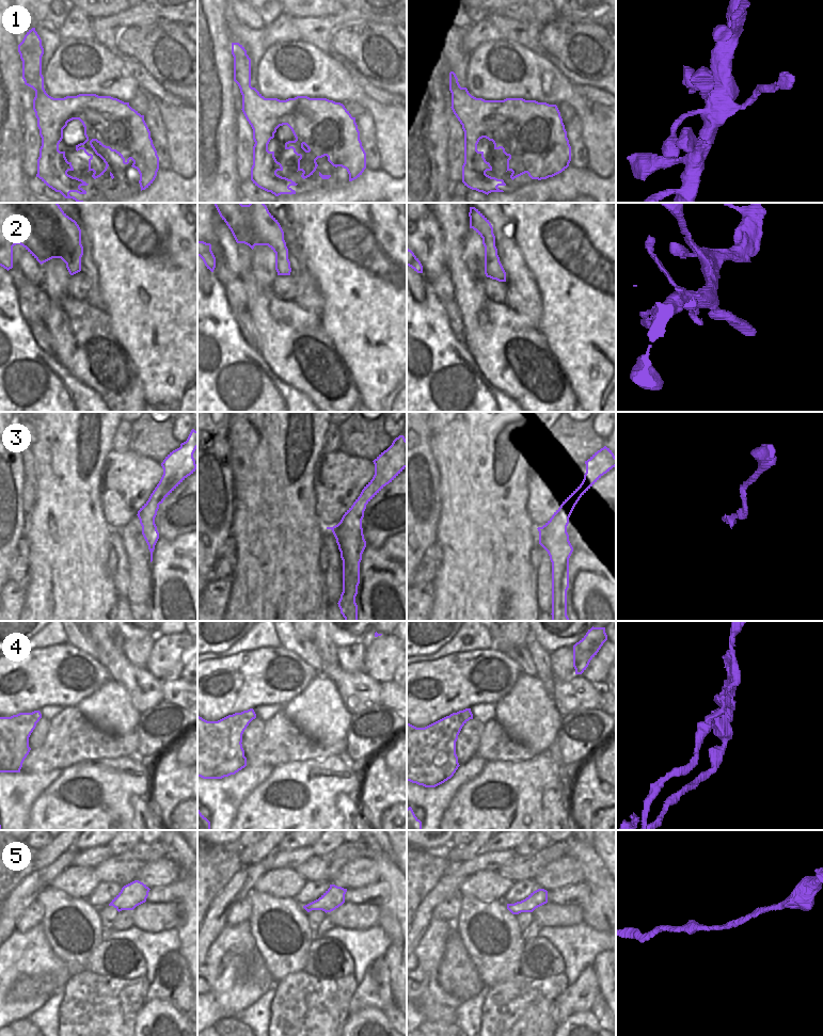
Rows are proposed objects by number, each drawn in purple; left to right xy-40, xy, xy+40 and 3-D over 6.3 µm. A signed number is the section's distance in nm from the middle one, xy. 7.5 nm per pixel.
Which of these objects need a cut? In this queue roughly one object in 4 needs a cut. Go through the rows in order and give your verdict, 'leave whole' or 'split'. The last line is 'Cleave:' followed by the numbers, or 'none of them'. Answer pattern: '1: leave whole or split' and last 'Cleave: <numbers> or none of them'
1: leave whole
2: leave whole
3: leave whole
4: split
5: leave whole
Cleave: 4

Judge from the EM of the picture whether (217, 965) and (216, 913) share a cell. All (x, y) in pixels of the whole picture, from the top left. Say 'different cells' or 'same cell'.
different cells

